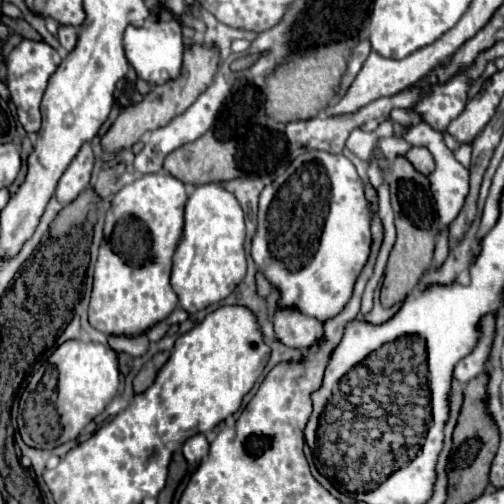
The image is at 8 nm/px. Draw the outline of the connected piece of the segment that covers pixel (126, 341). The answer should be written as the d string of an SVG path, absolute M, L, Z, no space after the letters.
M146 334L138 336L108 336L108 344L116 352L128 352L130 356L142 356L148 350Z

